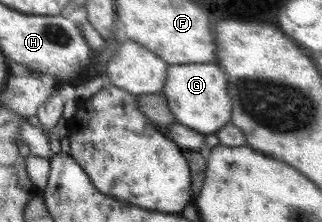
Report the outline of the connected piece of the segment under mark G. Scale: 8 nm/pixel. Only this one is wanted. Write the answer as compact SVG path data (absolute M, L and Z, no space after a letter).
M184 64L167 67L162 95L167 99L176 123L204 135L217 132L230 121L232 103L227 92L227 79L220 67L212 64Z

